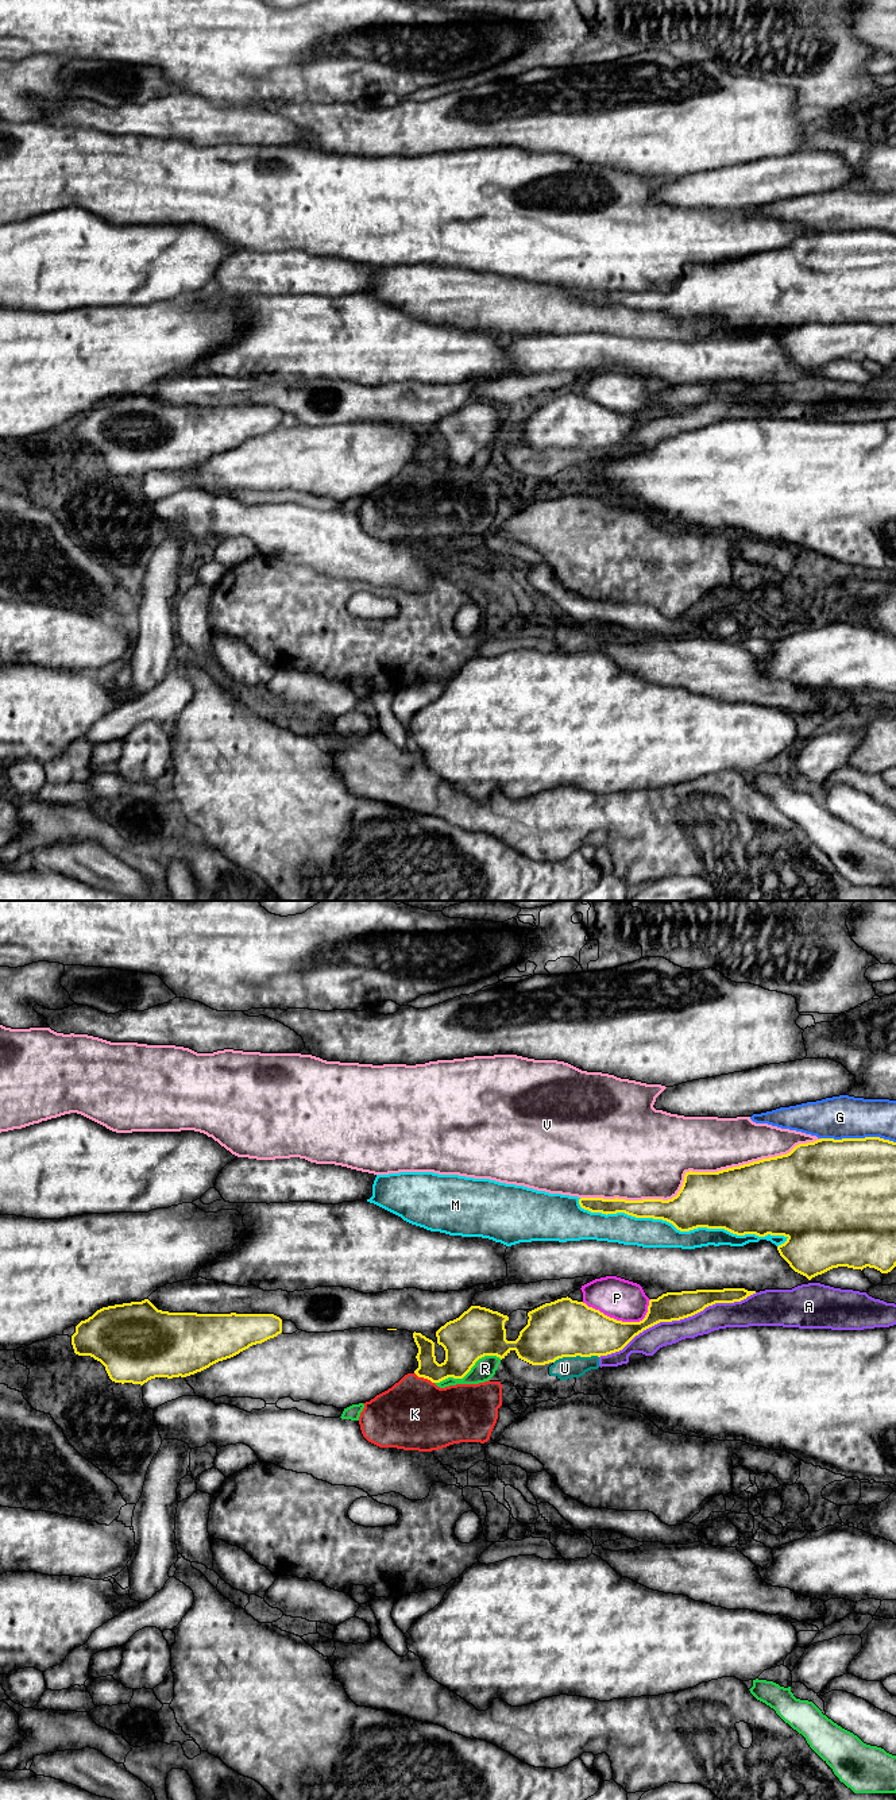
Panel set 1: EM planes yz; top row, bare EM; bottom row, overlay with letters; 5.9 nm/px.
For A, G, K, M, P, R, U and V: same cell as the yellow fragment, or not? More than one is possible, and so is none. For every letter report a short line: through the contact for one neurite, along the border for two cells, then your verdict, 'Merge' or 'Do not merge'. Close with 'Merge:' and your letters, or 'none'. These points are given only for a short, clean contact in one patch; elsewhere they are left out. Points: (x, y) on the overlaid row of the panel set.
A: Do not merge
G: Do not merge
K: Do not merge
M: Do not merge
P: Do not merge
R: Line: yz (501, 1359), (482, 1356), (462, 1378), (445, 1378), (435, 1383). Do not merge
U: Line: yz (598, 1356), (563, 1356), (553, 1363). Do not merge
V: Do not merge
Merge: none

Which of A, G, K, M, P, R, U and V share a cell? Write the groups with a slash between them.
A U / G / K / M / P / R / V

